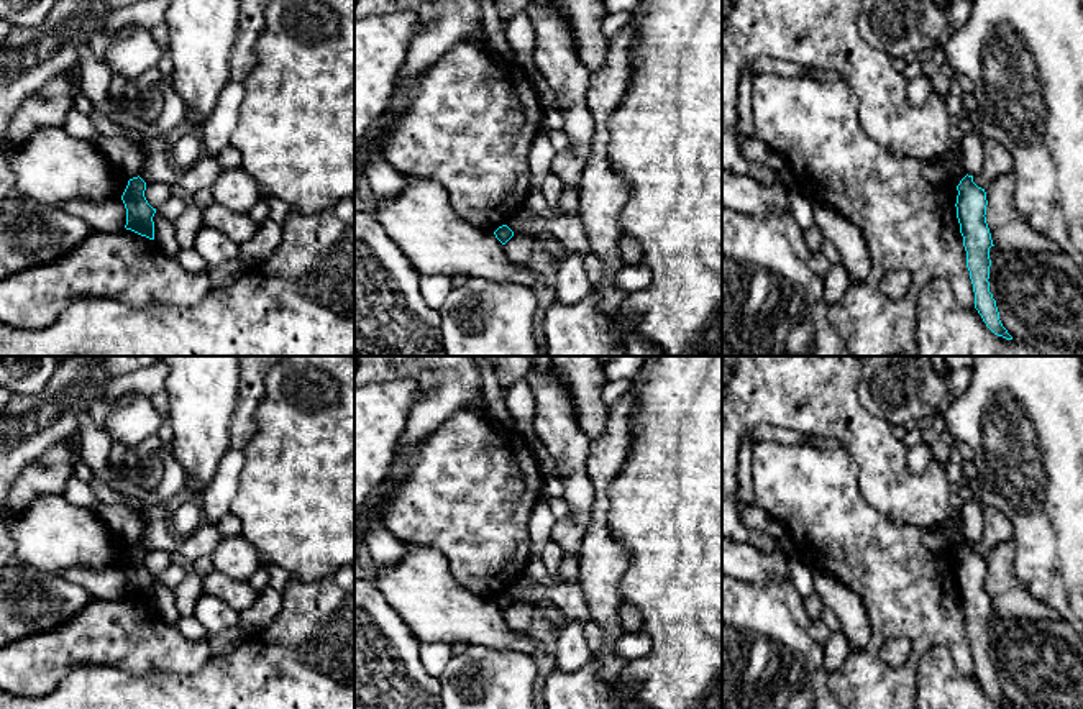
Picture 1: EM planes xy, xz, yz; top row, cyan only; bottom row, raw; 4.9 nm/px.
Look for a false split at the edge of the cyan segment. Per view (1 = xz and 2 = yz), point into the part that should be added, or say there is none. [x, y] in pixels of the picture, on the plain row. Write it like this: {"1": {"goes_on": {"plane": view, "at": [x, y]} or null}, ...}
{"1": {"goes_on": null}, "2": {"goes_on": null}}

